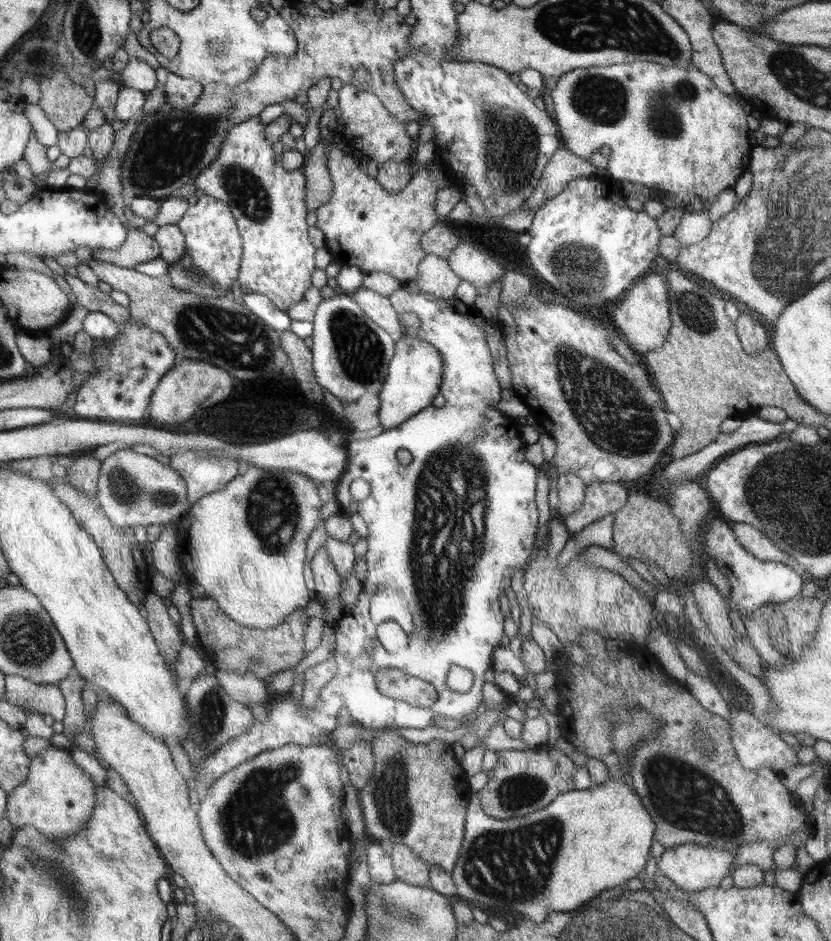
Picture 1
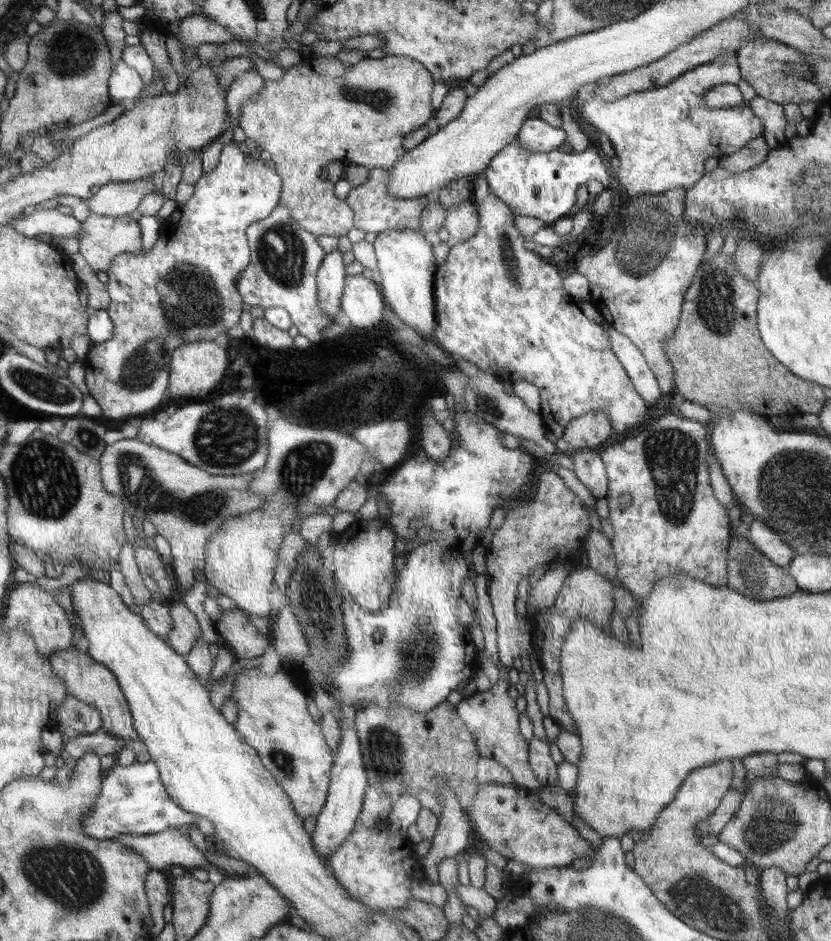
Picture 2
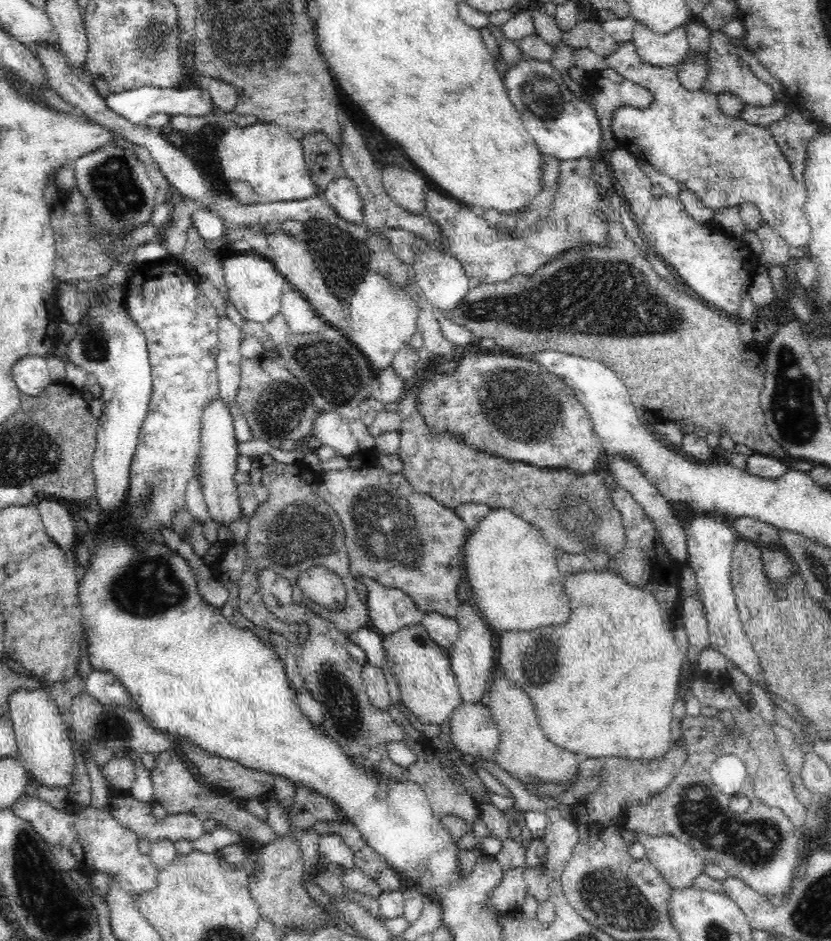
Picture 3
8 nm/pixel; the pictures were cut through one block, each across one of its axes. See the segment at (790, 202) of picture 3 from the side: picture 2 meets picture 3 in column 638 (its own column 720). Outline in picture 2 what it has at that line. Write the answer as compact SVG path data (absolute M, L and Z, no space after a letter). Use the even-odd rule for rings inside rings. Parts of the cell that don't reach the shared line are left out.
M727 50L717 60L681 74L663 88L631 92L613 102L589 94L577 110L583 122L609 138L615 158L619 160L615 178L629 196L659 194L675 188L687 190L705 174L703 162L707 158L713 156L723 160L753 138L763 136L763 124L747 102L735 108L709 108L703 100L705 92L711 88L727 84L737 86L739 80L741 70L737 66L737 52Z

